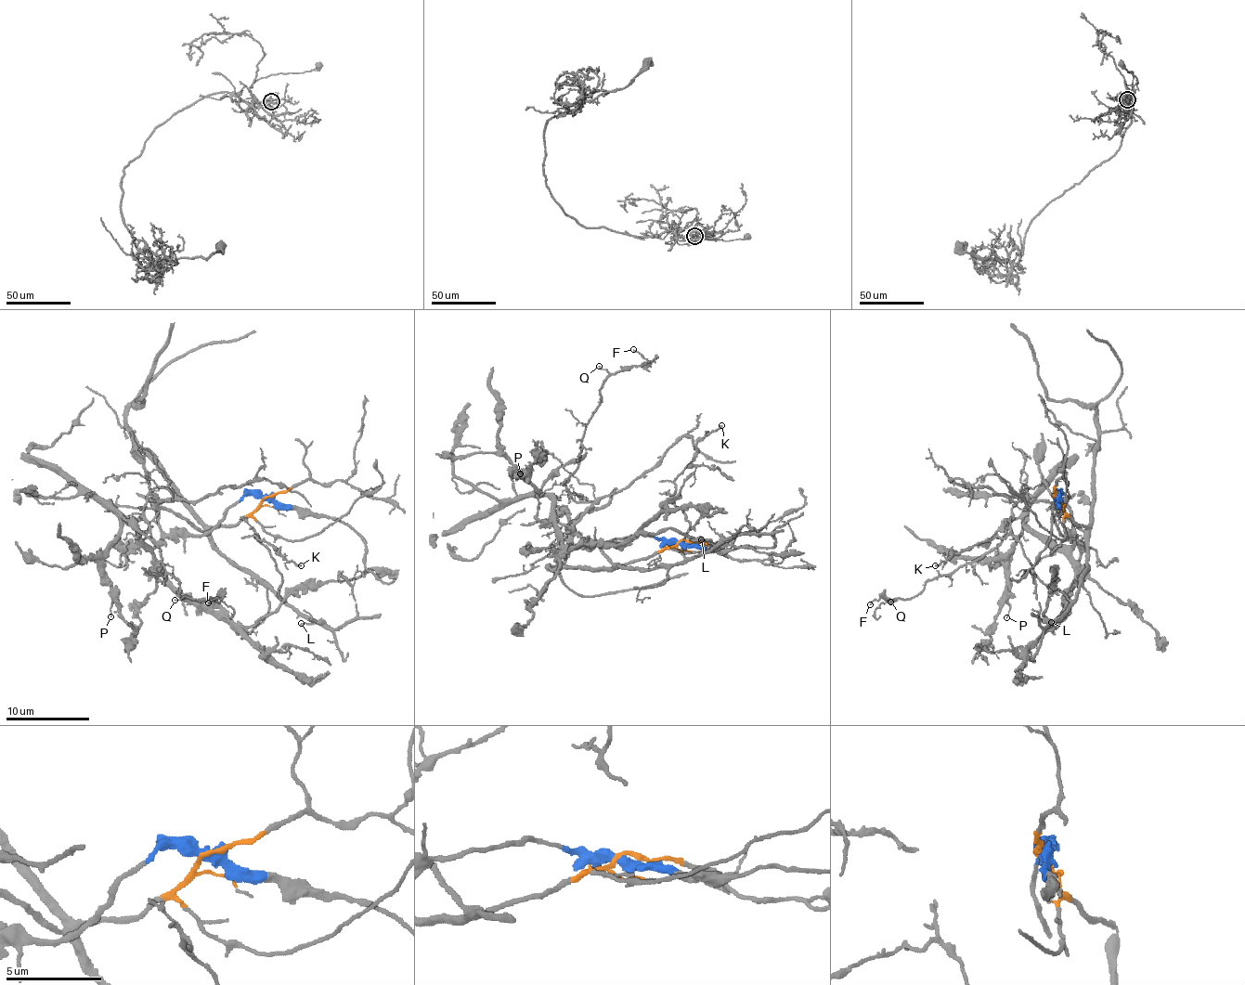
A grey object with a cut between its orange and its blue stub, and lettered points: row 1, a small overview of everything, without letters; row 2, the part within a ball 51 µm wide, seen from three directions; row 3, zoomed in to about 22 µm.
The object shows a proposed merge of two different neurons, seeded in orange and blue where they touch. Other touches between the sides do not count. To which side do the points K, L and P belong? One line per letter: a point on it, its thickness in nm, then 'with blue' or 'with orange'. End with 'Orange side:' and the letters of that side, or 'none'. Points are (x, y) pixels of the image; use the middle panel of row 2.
K: place (721, 425); calibre 170 nm; with orange
L: place (701, 539); calibre 130 nm; with orange
P: place (520, 473); calibre 100 nm; with blue
Orange side: K, L

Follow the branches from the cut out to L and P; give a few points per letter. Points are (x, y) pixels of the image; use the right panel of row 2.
L: (1055, 498), (1083, 527), (1086, 567), (1078, 593), (1050, 623)
P: (1055, 498), (1059, 532), (1073, 542), (1043, 543), (1025, 524), (1008, 556), (1005, 618)

